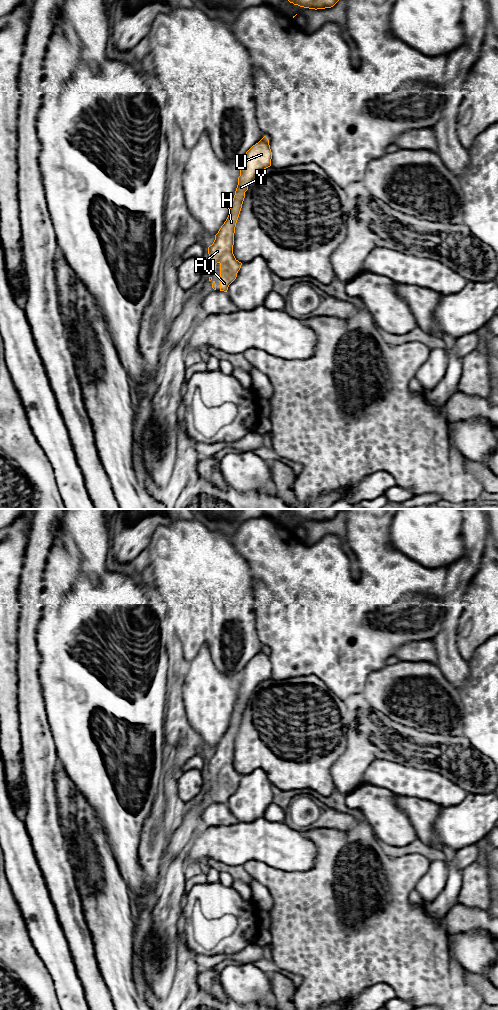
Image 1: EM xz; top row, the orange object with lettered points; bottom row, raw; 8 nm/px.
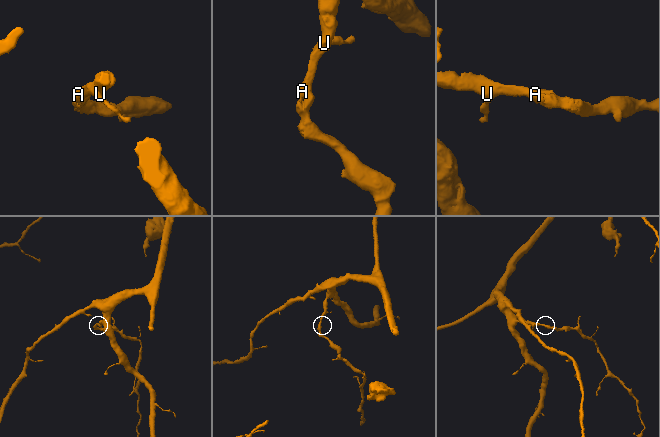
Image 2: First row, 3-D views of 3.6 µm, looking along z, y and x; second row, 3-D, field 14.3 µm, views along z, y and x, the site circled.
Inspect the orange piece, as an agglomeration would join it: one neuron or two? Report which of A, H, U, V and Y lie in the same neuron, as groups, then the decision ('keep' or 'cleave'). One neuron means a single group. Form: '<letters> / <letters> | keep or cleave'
A H U V Y | keep

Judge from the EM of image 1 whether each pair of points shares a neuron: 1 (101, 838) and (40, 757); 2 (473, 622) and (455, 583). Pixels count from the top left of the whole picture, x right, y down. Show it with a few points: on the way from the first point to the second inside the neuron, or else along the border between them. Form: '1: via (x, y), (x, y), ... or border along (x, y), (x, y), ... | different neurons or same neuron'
1: border along (55, 767), (54, 790), (57, 799) | different neurons
2: border along (472, 578), (465, 590), (463, 610), (457, 623) | different neurons

